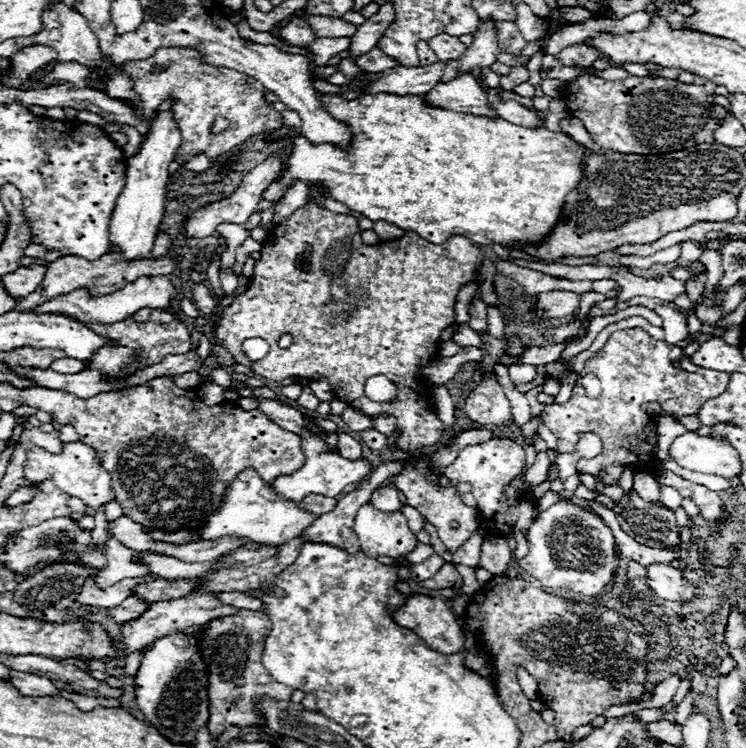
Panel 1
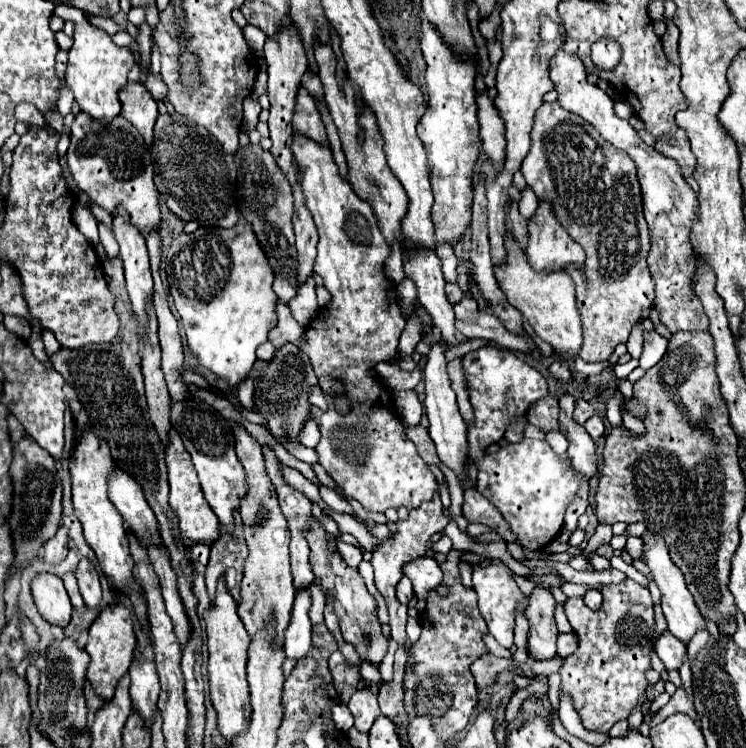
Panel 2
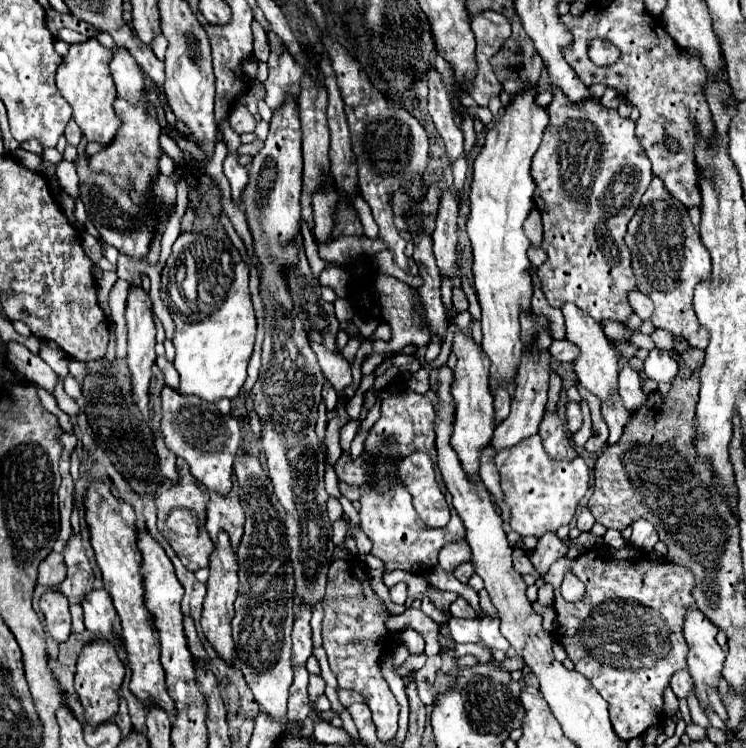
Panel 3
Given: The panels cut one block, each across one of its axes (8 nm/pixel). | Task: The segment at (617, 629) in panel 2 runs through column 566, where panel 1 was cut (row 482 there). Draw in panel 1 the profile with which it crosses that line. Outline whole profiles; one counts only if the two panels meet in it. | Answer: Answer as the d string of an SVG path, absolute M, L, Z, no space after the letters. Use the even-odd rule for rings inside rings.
M628 328L610 334L608 342L602 350L598 350L592 358L586 360L584 370L578 374L578 382L572 388L572 396L564 404L550 404L540 412L540 420L544 426L552 430L558 440L558 452L572 452L582 434L592 432L602 440L602 452L596 458L578 460L580 474L598 476L600 470L606 470L606 476L600 480L604 486L616 486L624 466L632 466L634 470L658 470L658 458L652 456L658 446L658 416L696 416L704 402L718 398L728 388L730 376L718 370L700 370L686 372L674 368L670 360L672 344L664 340L654 340L642 328ZM586 374L594 374L602 382L602 394L598 398L590 398L582 388L580 380ZM658 402L660 412L650 416L642 404ZM666 470L662 476L658 476L656 482L658 482L660 486L672 486L674 490L680 492L682 498L694 500L696 506L698 506L698 510L700 510L700 516L702 516L704 520L716 522L716 524L724 522L722 514L724 514L726 510L724 510L724 502L722 502L722 498L718 496L718 492L714 492L714 490L702 486L702 484L694 484L694 482L690 482L690 480L684 480L682 476L678 476L678 474L670 472L670 470Z

